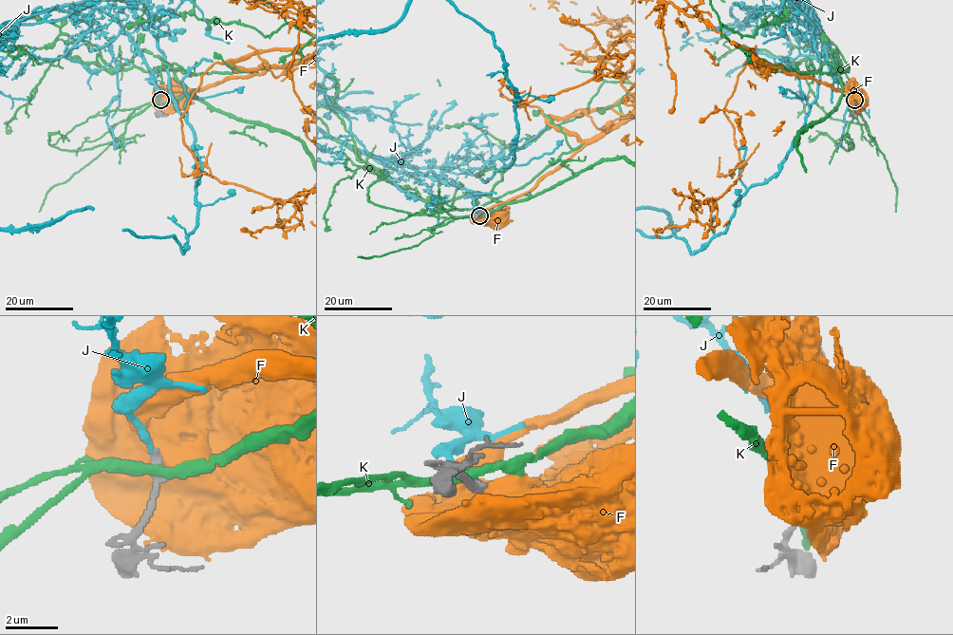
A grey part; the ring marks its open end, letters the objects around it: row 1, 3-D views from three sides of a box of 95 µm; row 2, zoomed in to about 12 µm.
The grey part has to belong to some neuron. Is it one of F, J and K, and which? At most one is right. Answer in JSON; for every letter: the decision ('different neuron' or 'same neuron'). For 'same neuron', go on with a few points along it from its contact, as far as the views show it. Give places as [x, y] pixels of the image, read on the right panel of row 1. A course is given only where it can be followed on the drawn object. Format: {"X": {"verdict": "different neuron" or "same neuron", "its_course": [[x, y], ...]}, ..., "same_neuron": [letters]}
{"F": {"verdict": "different neuron"}, "J": {"verdict": "same neuron"}, "K": {"verdict": "different neuron"}, "same_neuron": ["J"]}

